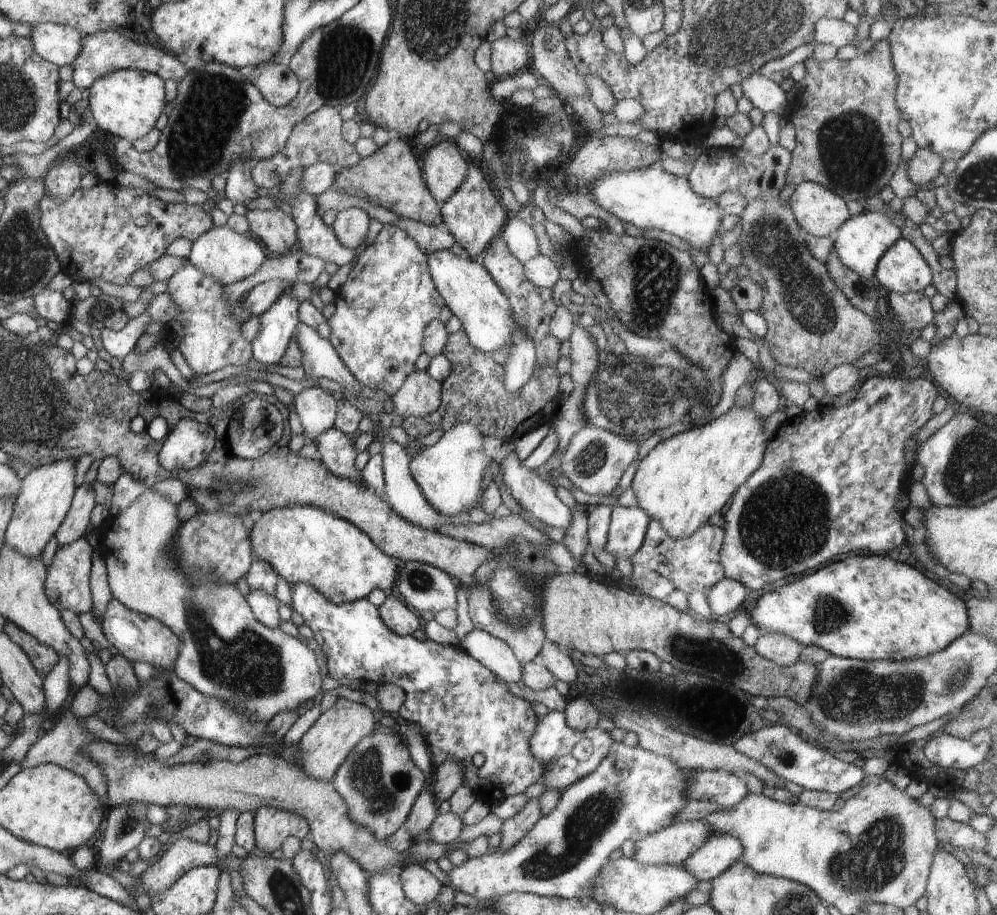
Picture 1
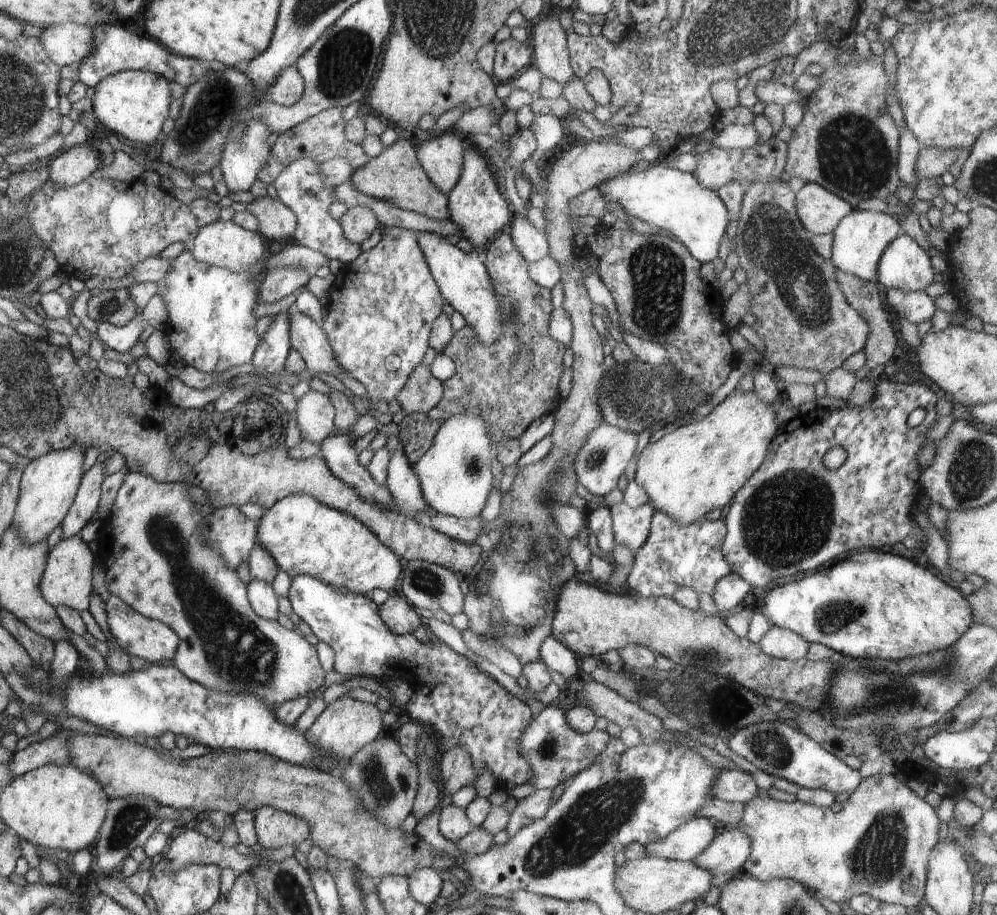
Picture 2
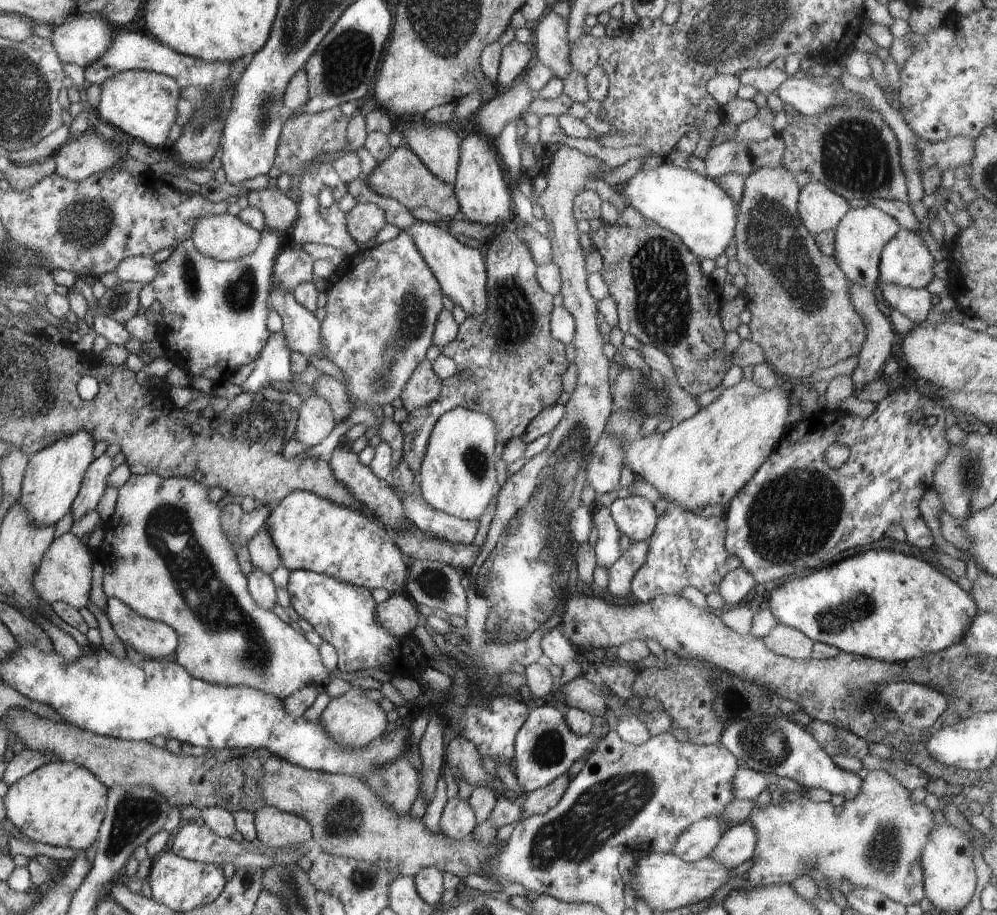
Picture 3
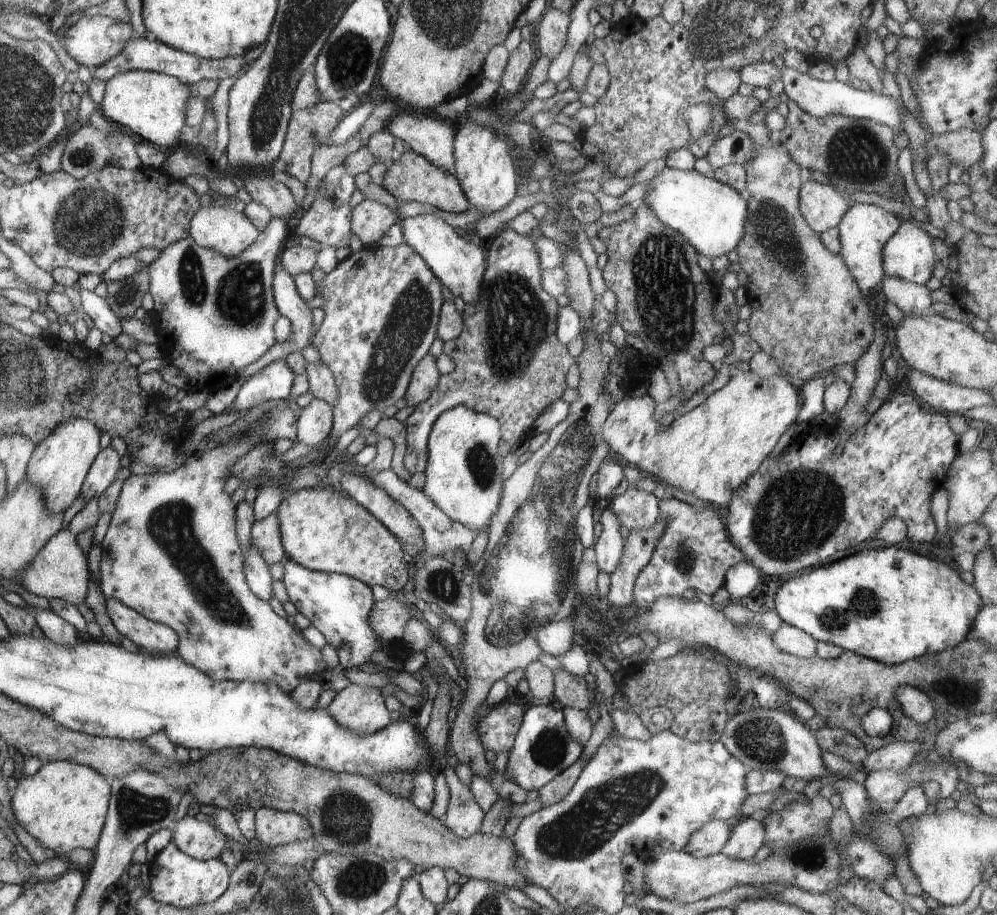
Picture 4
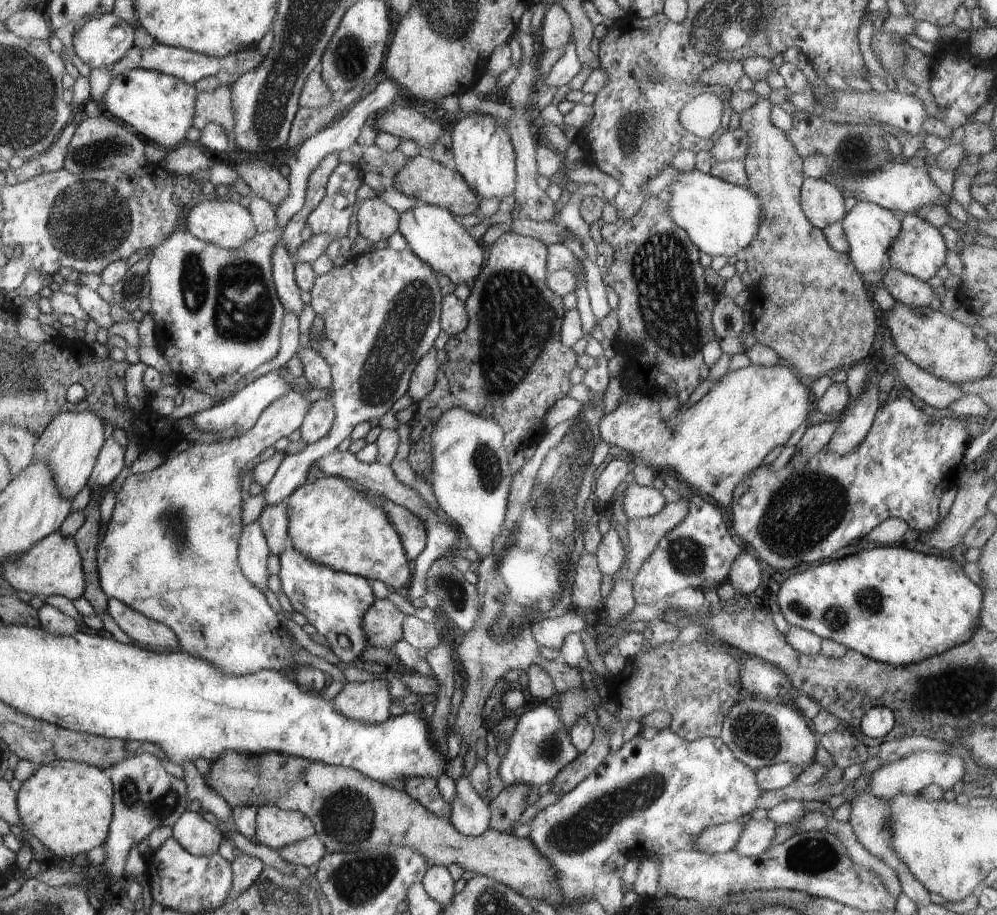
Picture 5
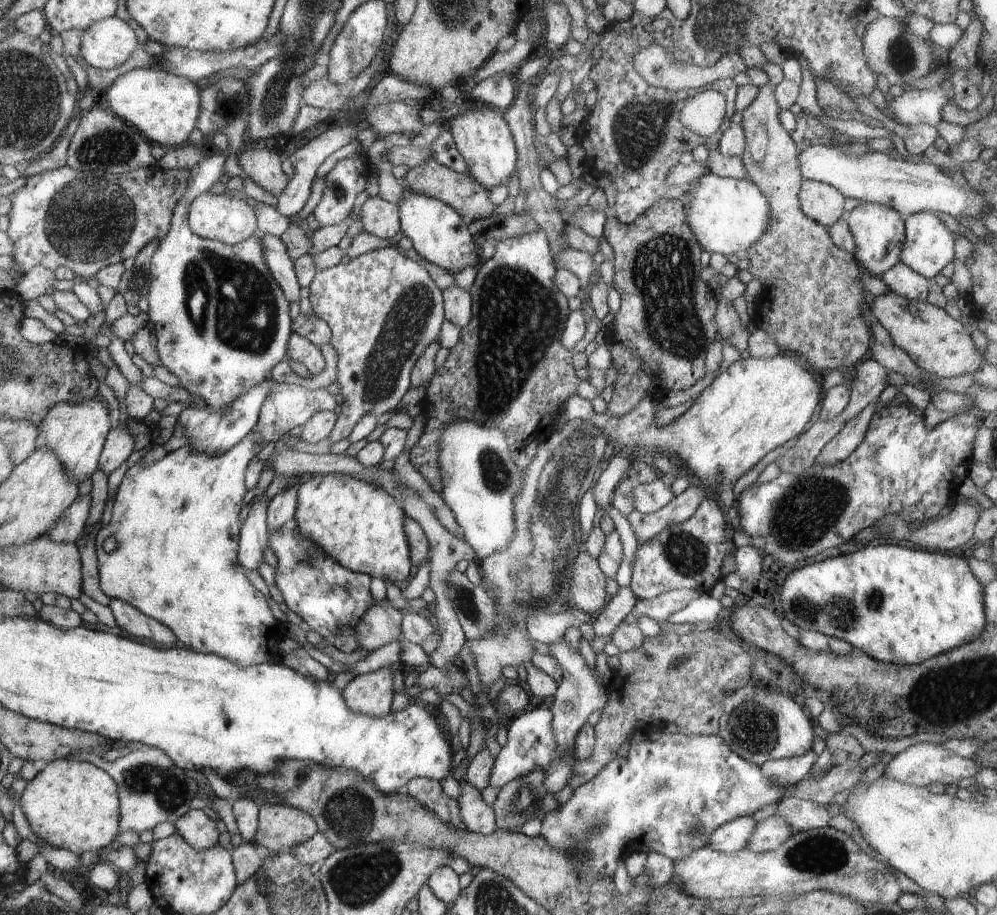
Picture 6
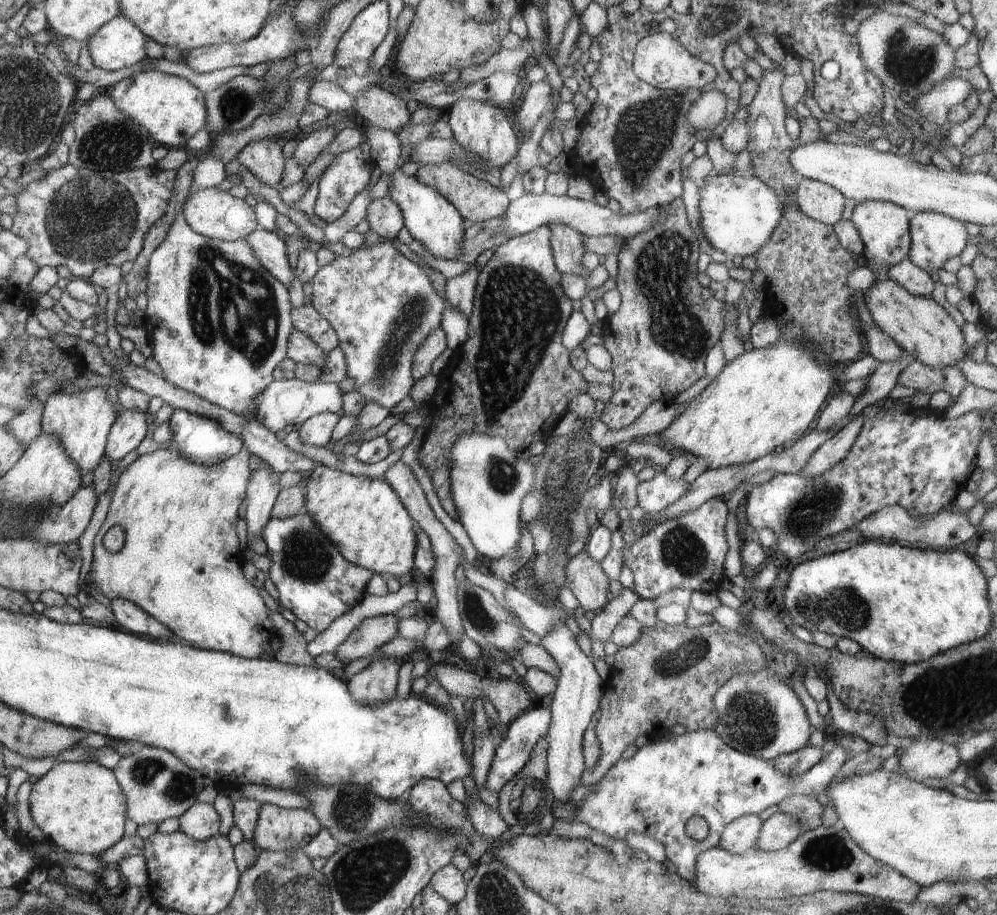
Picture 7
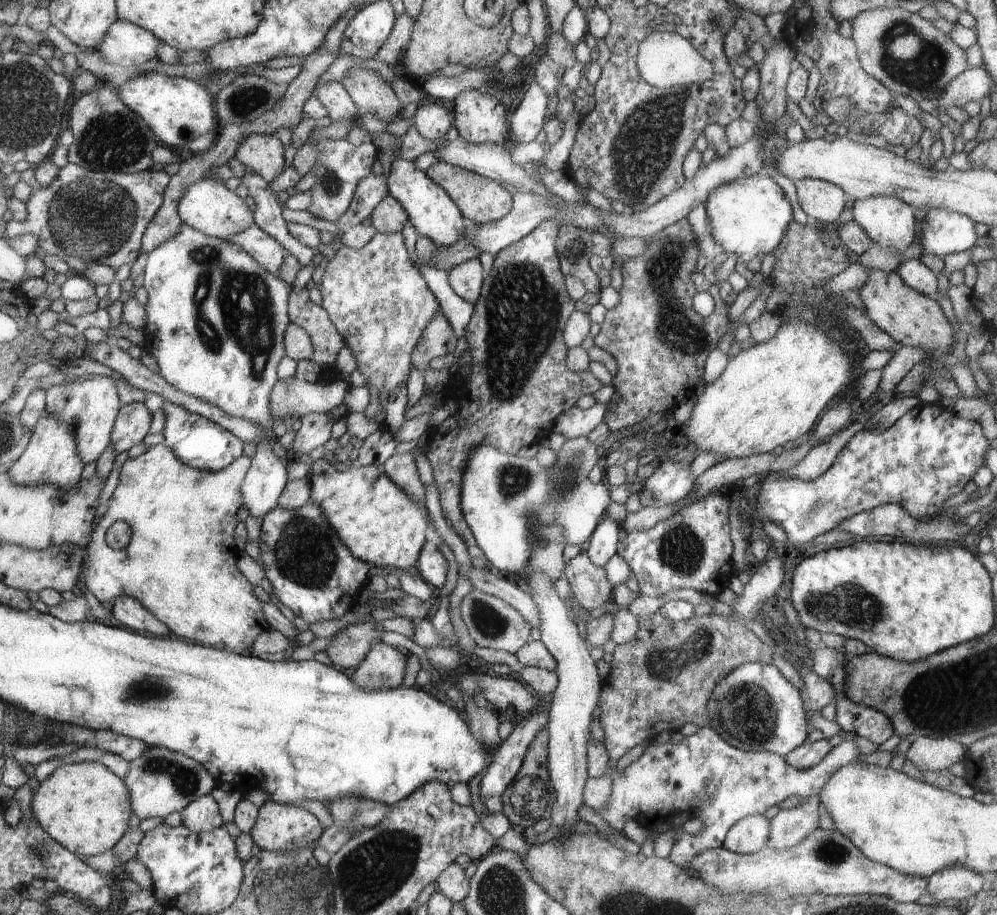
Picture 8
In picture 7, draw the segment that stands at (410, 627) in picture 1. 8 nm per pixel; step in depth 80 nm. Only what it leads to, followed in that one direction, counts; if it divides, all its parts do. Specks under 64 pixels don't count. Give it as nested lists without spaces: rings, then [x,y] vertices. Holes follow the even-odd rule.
[[[392,614],[366,618],[334,650],[334,655],[341,662],[345,663],[349,660],[347,665],[360,658],[372,656],[388,640],[392,641],[392,638],[396,636],[396,632],[398,632],[396,624],[398,624],[398,618]]]

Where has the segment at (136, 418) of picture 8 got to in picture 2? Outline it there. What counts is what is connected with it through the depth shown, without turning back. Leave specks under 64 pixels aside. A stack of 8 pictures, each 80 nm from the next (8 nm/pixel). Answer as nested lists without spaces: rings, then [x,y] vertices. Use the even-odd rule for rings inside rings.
[[[104,463],[93,465],[81,478],[76,500],[60,526],[64,538],[80,535],[82,528],[94,519],[102,494],[100,485],[106,478],[104,465]]]

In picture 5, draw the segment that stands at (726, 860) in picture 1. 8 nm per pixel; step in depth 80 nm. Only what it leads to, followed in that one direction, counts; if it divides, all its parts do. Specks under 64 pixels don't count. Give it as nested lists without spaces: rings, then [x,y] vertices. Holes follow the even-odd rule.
[[[770,818],[763,820],[746,819],[744,832],[734,846],[734,852],[740,856],[757,856],[765,852],[776,837],[778,823]]]

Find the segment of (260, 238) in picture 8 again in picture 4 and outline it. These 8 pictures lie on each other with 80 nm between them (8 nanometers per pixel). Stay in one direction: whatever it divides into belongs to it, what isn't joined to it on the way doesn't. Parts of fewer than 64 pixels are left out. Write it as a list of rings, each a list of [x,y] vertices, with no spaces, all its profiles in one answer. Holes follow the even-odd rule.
[[[278,258],[277,261],[277,273],[273,277],[273,296],[275,297],[277,308],[280,310],[281,316],[285,316],[292,322],[292,336],[290,336],[285,343],[277,342],[266,354],[244,368],[240,374],[240,378],[254,375],[256,372],[268,366],[268,364],[274,362],[274,360],[282,360],[282,358],[286,358],[288,354],[300,352],[302,348],[312,346],[312,338],[314,338],[314,330],[316,330],[316,328],[314,328],[314,322],[312,322],[312,309],[306,304],[304,298],[301,298],[300,294],[298,294],[296,284],[294,283],[294,276],[290,276],[290,274],[286,272],[286,268],[282,266],[280,258]]]

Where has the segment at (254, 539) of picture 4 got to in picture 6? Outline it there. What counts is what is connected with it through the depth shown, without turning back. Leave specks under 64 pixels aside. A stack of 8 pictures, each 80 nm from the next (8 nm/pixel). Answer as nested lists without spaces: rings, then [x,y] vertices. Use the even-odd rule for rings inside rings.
[[[294,485],[270,500],[269,534],[294,522],[298,510],[298,490],[299,485]]]

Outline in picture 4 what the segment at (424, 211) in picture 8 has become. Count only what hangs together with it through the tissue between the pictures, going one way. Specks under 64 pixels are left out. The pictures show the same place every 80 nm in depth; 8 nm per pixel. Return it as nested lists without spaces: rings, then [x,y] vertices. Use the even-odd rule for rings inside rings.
[[[422,214],[418,217],[406,217],[399,223],[404,234],[405,243],[412,246],[422,258],[426,265],[440,277],[442,284],[452,292],[454,297],[460,296],[467,304],[474,304],[478,300],[478,292],[482,287],[482,278],[486,269],[486,254],[482,245],[472,244],[470,238],[460,230],[454,229],[446,221],[445,216],[434,216]]]

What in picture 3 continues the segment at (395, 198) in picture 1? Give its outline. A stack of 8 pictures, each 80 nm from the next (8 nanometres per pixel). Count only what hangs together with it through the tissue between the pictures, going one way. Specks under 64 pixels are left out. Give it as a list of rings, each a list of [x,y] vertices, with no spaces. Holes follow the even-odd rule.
[[[404,141],[383,161],[380,161],[368,176],[365,176],[365,181],[374,192],[385,197],[392,197],[411,211],[426,207],[437,212],[441,217],[456,220],[463,218],[453,184],[449,185],[434,176],[434,173],[429,171],[429,167],[422,162],[421,157]]]

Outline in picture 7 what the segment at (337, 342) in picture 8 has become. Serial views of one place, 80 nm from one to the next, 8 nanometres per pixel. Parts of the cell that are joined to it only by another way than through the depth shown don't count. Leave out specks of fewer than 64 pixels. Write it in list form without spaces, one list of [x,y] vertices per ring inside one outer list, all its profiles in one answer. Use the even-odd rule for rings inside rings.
[[[303,305],[292,311],[293,328],[310,336],[314,343],[328,357],[330,351],[338,347],[336,330],[314,306]]]

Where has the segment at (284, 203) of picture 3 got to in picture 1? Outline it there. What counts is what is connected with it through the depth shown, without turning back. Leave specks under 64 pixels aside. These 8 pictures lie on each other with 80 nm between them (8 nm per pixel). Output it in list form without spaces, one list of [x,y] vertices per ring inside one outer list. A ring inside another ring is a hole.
[[[248,209],[245,217],[250,234],[272,255],[285,255],[298,244],[296,218],[281,209]]]

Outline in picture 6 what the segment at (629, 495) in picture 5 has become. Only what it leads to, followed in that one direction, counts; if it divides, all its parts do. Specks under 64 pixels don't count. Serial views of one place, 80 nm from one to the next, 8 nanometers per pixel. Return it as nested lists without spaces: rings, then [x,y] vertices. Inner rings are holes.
[[[660,475],[650,484],[638,484],[632,490],[634,509],[642,514],[656,513],[674,498],[672,486],[667,486]]]

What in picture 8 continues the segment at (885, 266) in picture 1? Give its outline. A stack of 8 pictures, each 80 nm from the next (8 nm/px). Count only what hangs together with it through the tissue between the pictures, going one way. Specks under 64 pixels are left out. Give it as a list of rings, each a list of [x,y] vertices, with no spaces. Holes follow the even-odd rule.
[[[932,208],[926,212],[922,222],[923,253],[934,254],[944,259],[944,256],[954,252],[963,252],[976,246],[980,236],[975,231],[974,220],[970,216],[945,210]]]

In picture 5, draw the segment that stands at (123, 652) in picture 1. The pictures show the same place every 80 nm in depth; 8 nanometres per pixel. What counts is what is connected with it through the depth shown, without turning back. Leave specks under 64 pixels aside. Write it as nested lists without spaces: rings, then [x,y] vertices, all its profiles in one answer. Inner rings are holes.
[[[109,599],[107,612],[124,634],[142,646],[173,651],[180,644],[177,634],[166,624],[151,620],[120,600]]]

